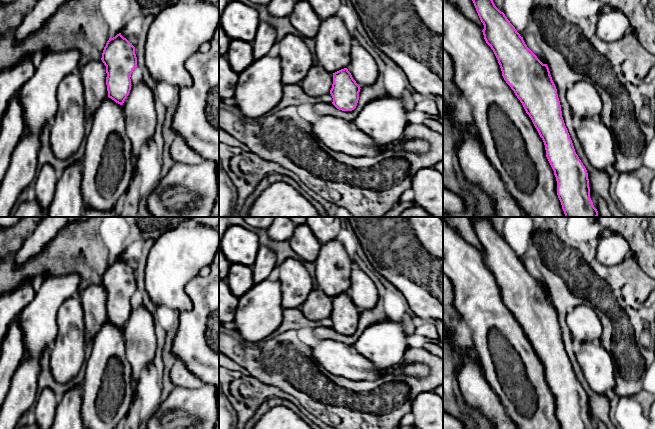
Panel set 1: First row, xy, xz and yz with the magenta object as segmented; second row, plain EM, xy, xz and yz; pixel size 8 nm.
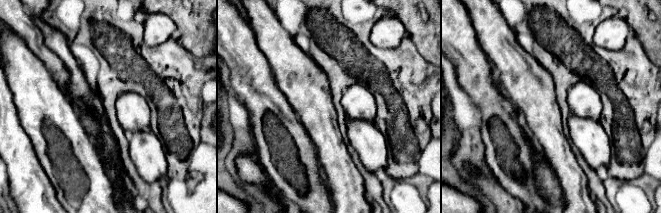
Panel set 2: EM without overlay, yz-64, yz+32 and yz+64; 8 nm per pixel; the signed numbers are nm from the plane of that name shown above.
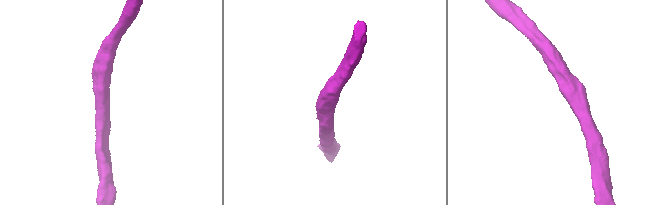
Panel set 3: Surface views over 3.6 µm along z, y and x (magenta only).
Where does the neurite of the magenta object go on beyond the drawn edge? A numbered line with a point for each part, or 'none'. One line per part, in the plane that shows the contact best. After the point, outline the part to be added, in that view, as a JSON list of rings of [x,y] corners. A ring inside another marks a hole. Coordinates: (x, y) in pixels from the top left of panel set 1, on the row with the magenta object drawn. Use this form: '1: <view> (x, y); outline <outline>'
none

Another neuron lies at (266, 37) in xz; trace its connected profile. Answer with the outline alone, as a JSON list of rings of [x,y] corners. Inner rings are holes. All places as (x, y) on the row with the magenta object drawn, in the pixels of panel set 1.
[[[260,22],[254,40],[251,42],[253,47],[253,56],[258,60],[266,55],[277,42],[275,29],[265,22]]]

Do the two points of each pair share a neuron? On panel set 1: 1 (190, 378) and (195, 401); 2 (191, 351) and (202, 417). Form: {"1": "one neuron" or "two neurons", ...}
{"1": "two neurons", "2": "two neurons"}

